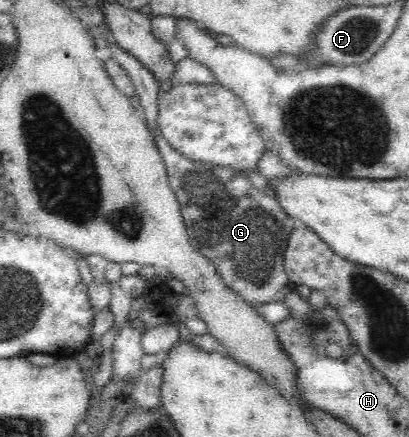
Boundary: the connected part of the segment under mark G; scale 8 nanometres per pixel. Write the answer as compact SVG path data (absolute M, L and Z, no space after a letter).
M116 45L108 47L134 84L136 101L143 107L144 121L162 156L170 187L180 204L188 242L202 257L212 261L224 284L247 302L283 301L294 286L286 274L283 253L298 221L286 216L272 195L254 187L246 175L231 167L192 161L170 146L162 138L157 124L158 96L163 87L136 57Z

